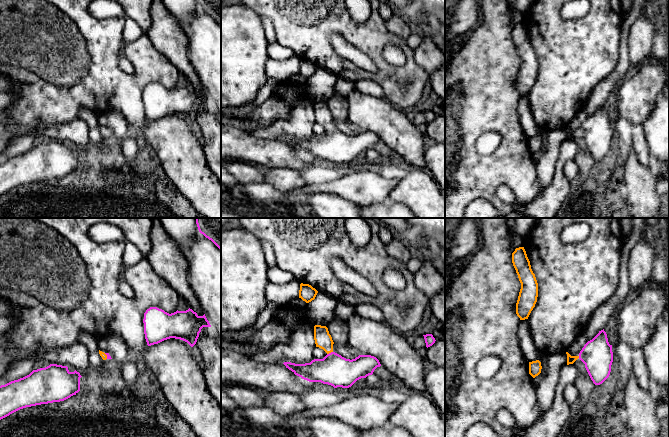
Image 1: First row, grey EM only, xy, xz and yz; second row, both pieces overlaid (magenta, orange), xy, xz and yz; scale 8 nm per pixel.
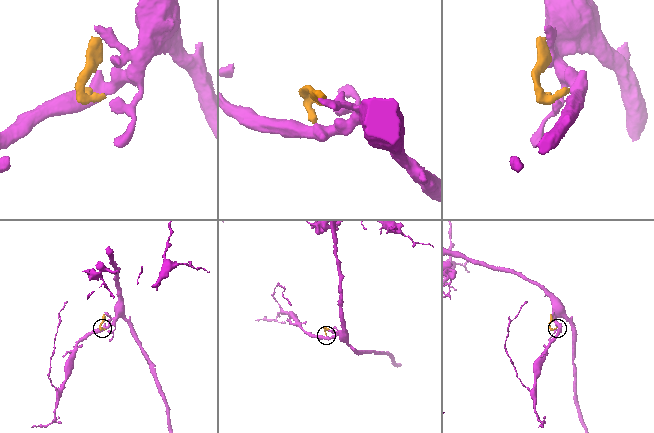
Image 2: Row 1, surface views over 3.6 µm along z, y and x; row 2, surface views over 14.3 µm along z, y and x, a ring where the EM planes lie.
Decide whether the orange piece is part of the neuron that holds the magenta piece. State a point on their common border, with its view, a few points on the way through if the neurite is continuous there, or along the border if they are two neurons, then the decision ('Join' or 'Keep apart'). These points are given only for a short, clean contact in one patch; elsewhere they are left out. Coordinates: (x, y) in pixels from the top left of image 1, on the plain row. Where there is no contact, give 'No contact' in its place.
Touches magenta at xz (329, 129). Path across: xz (335, 146), (329, 129), (323, 116). Join

